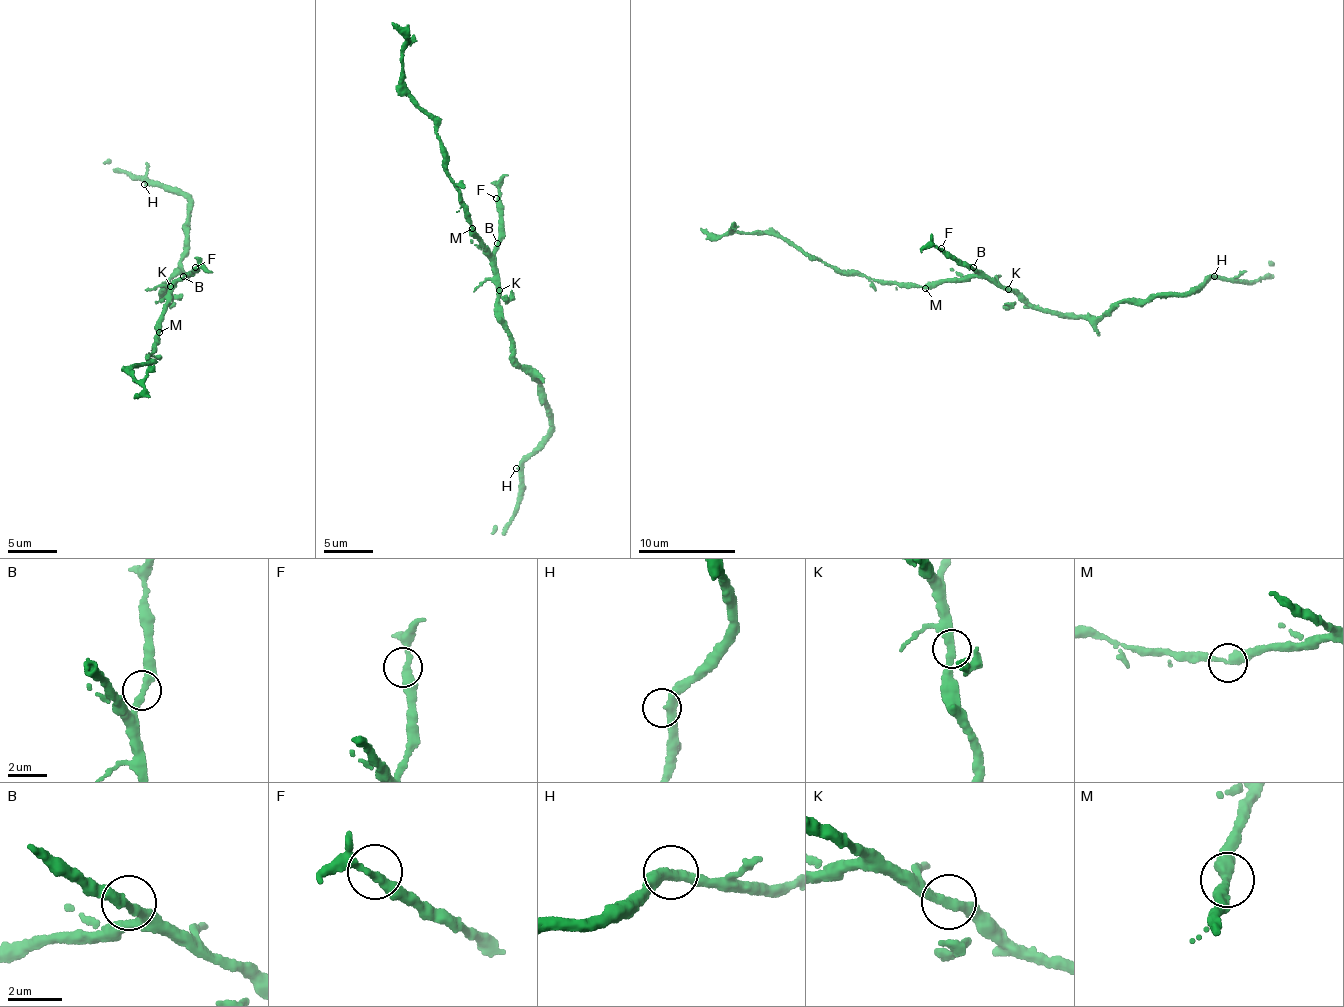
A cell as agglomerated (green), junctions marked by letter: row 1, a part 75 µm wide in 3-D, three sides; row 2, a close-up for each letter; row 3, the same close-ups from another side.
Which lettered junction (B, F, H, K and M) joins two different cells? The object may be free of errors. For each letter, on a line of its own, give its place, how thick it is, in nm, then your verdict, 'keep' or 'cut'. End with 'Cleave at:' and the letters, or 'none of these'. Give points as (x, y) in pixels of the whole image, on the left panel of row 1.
B: place (183, 276); calibre 320 nm; keep
F: place (195, 267); calibre 320 nm; keep
H: place (144, 184); calibre 360 nm; keep
K: place (170, 286); calibre 360 nm; keep
M: place (159, 332); calibre 360 nm; keep
Cleave at: none of these

